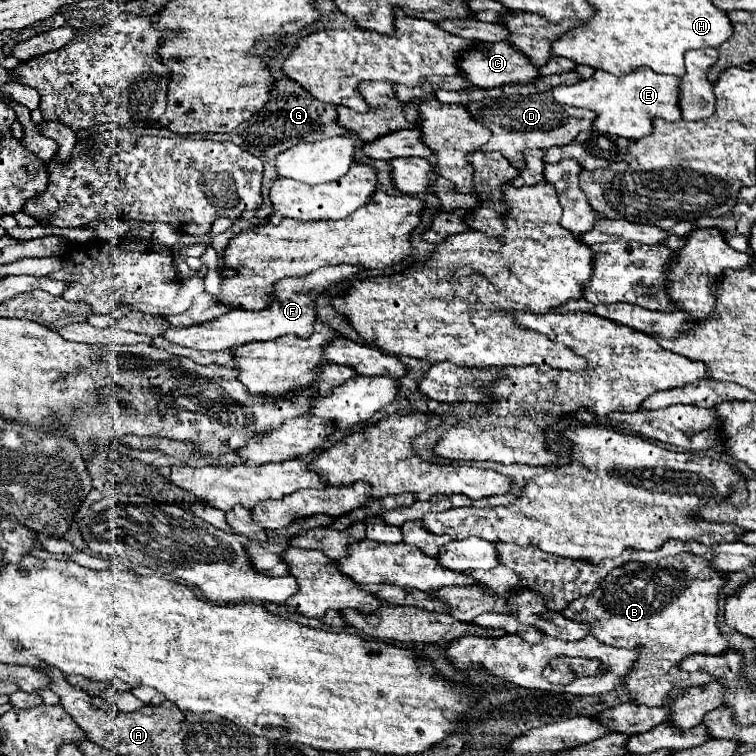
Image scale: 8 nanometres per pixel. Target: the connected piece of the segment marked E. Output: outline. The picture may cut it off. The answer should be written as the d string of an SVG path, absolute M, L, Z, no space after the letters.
M641 67L641 69L635 69L633 73L629 73L625 77L615 77L615 75L609 75L609 73L603 73L603 71L595 71L589 79L581 79L575 85L553 87L551 95L557 103L571 105L571 107L583 107L583 109L593 111L597 115L593 125L599 133L617 135L617 137L625 137L625 139L635 141L635 139L641 139L641 137L651 133L651 117L659 117L659 119L665 119L665 121L681 119L681 111L679 111L679 105L677 105L677 87L679 87L679 77L659 75L659 73L653 73L651 69Z

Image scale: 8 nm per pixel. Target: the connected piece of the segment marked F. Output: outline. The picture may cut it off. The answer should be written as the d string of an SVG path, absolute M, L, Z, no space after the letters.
M319 269L317 273L305 275L305 277L287 277L275 283L275 297L271 301L269 307L261 309L261 311L229 311L225 315L221 315L219 319L213 321L205 321L201 325L193 325L193 327L169 327L167 331L163 331L163 337L171 343L195 349L195 351L223 351L223 349L231 349L237 345L245 345L251 341L269 341L269 339L277 339L283 335L297 335L307 339L313 333L313 323L315 323L315 309L313 309L313 299L323 291L331 287L331 279L327 279L323 275L323 269Z

